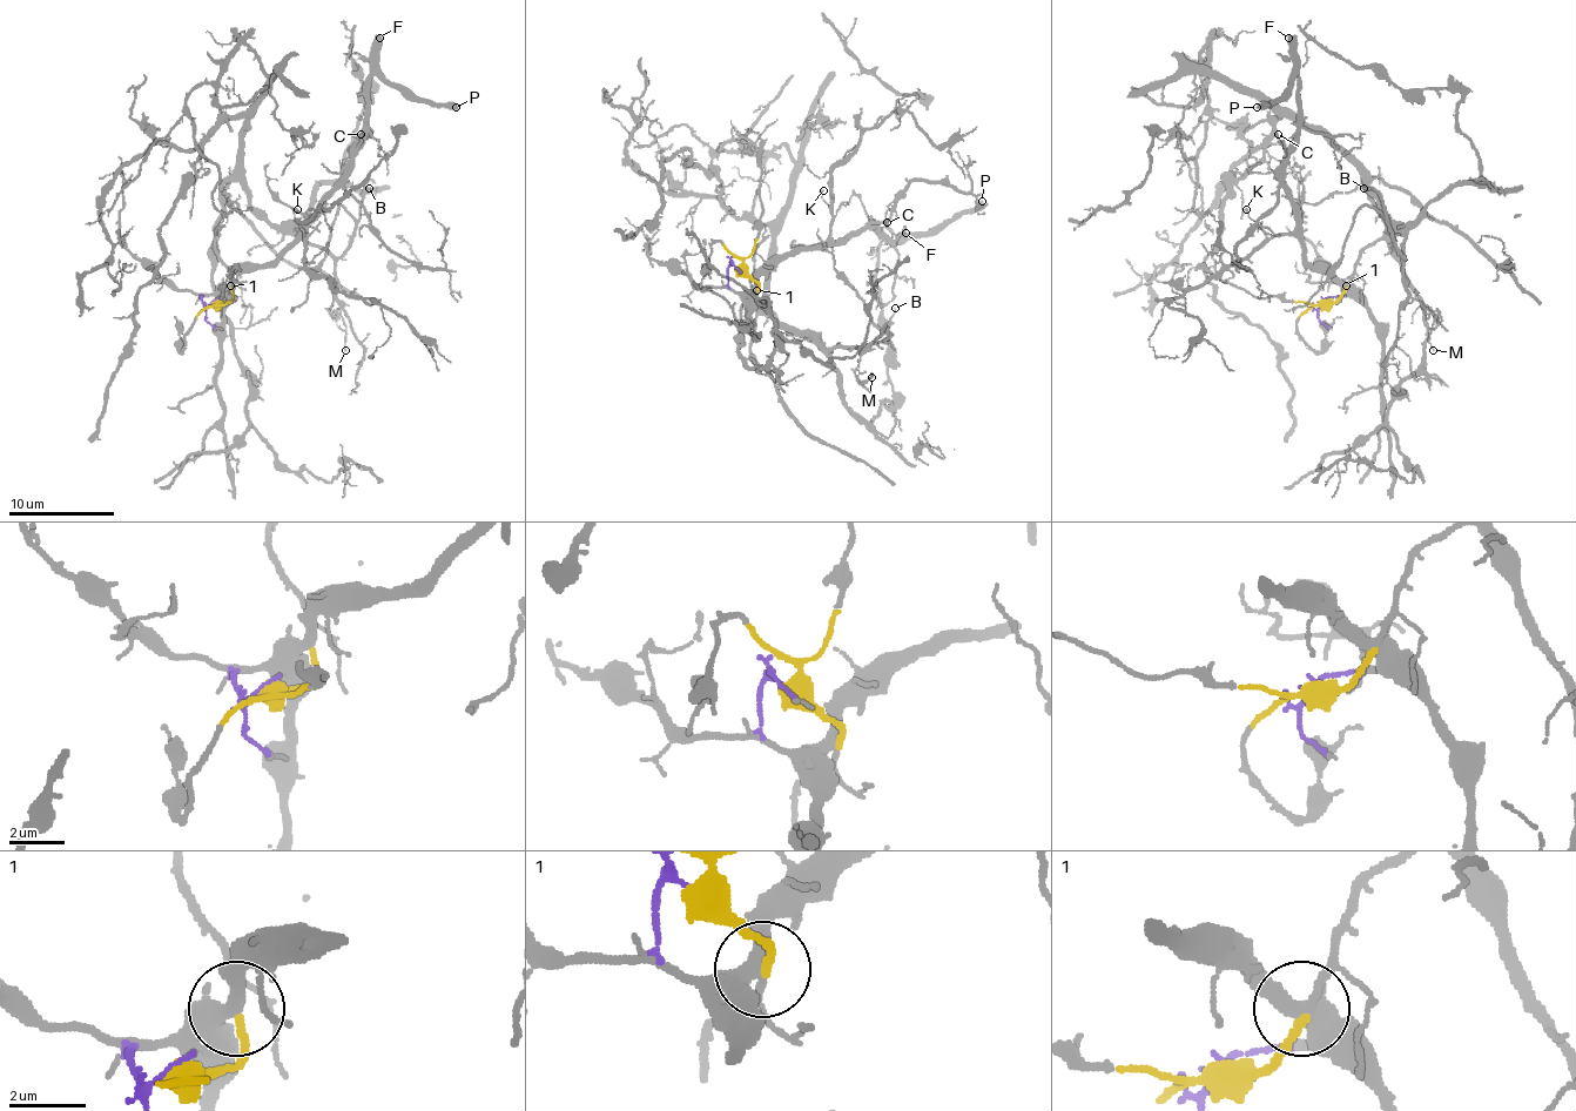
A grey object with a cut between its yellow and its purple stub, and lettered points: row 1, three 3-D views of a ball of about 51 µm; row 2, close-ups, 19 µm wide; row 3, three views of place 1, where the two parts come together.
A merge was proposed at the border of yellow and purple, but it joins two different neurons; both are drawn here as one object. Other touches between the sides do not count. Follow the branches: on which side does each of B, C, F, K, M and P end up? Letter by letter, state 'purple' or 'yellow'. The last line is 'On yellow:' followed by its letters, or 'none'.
B: yellow
C: purple
F: purple
K: purple
M: yellow
P: purple
On yellow: B, M

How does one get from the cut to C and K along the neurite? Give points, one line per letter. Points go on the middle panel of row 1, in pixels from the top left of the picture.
C: (739, 269), (728, 266), (728, 284), (747, 293), (760, 274), (800, 248), (840, 244), (887, 221)
K: (739, 269), (728, 266), (728, 284), (747, 293), (760, 274), (816, 250), (829, 237), (823, 189)

